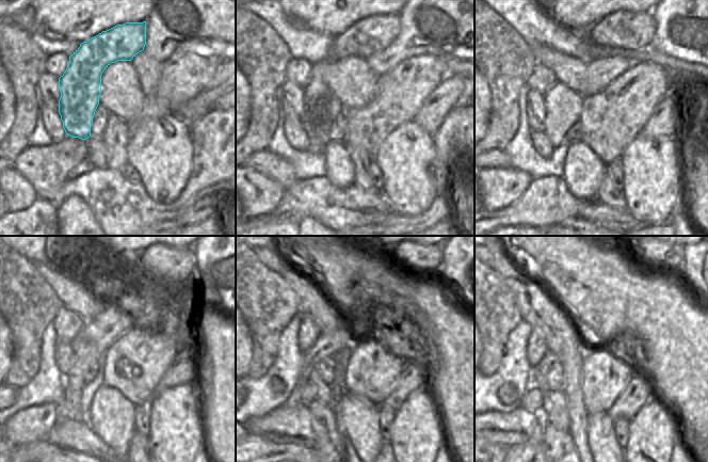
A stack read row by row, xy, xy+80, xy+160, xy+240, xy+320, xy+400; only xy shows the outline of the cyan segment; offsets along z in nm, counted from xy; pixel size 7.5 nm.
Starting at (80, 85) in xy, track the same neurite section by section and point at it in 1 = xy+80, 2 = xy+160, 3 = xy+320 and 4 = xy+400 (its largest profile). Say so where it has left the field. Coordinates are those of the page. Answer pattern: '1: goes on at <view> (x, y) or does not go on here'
1: goes on at xy+80 (370, 35)
2: goes on at xy+160 (621, 30)
3: goes on at xy+320 (420, 257)
4: goes on at xy+400 (672, 257)

